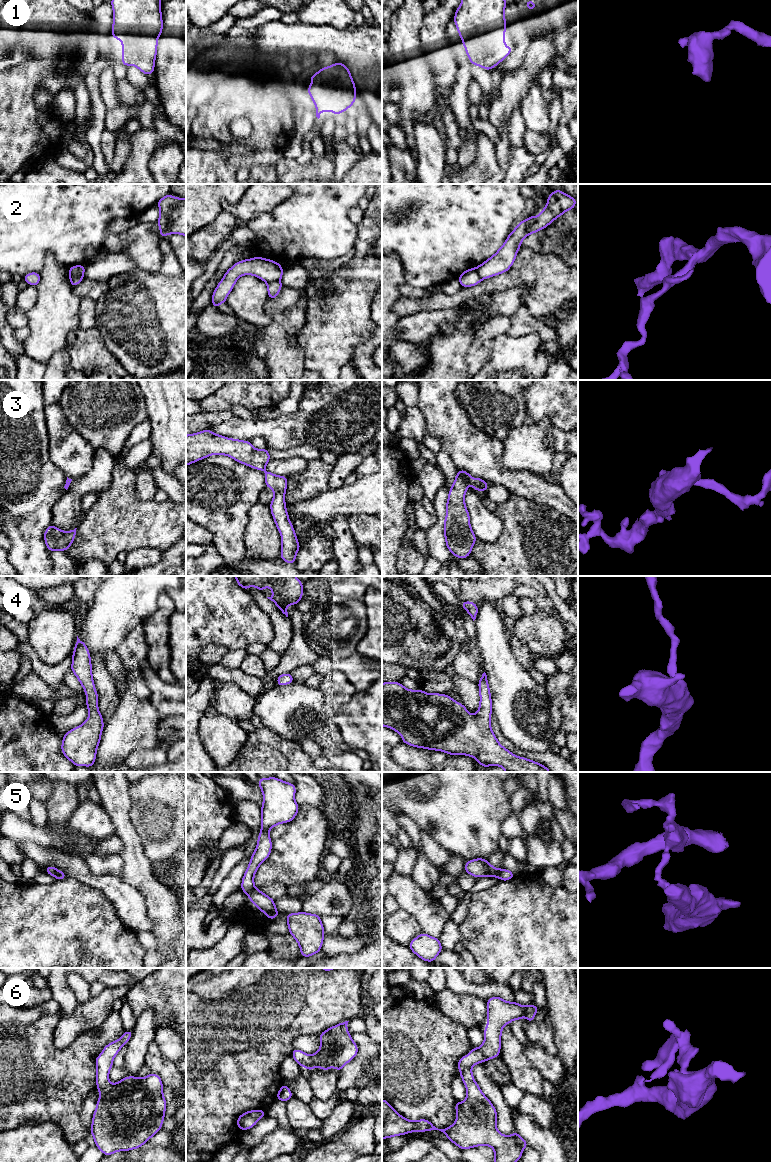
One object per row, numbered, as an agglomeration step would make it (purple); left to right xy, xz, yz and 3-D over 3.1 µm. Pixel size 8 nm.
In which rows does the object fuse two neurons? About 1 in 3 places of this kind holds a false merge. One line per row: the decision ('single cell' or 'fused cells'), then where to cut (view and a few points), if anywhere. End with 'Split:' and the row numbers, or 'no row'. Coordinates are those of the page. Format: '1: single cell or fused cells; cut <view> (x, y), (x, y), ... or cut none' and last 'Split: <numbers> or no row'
1: single cell; cut none
2: fused cells; cut xy (69, 270), (72, 273), (83, 276)
3: single cell; cut none
4: single cell; cut none
5: fused cells; cut yz (501, 869), (497, 876)
6: single cell; cut none
Split: 2, 5

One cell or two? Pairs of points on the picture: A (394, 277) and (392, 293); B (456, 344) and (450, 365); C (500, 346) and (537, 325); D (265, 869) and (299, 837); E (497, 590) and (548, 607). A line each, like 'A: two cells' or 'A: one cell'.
A: one cell
B: one cell
C: two cells
D: one cell
E: one cell

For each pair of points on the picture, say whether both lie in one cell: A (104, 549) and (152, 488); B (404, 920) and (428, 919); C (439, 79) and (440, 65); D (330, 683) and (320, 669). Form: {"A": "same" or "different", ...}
{"A": "different", "B": "different", "C": "same", "D": "different"}

